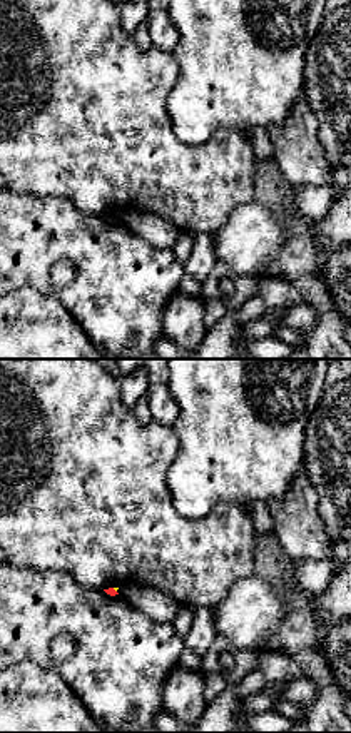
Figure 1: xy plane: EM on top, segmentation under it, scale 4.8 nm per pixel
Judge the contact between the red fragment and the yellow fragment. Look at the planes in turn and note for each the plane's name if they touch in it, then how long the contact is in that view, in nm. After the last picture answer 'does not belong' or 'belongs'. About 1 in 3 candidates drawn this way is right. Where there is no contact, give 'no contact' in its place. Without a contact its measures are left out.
contact in xy; length 30 nm

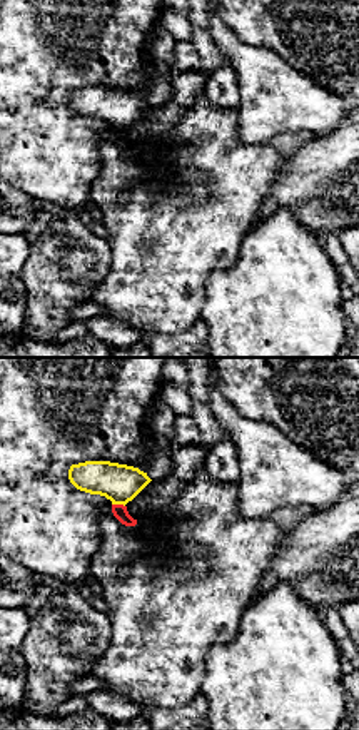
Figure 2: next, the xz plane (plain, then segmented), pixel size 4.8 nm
contact in xz; length 70 nm

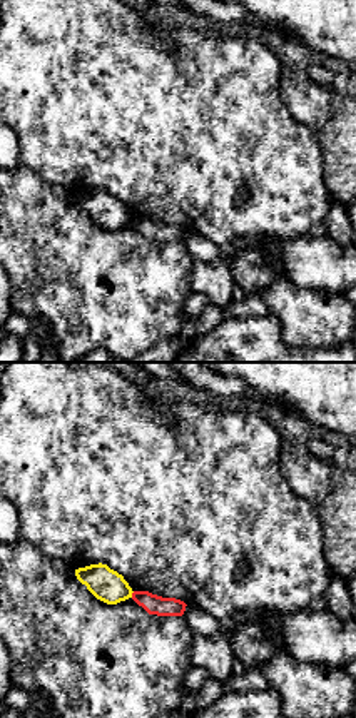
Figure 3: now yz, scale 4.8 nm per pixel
contact in yz; length 40 nm

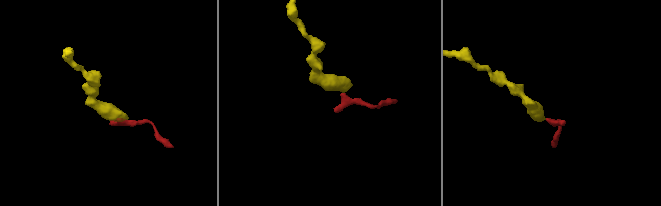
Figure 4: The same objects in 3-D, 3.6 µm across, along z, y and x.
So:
does not belong

